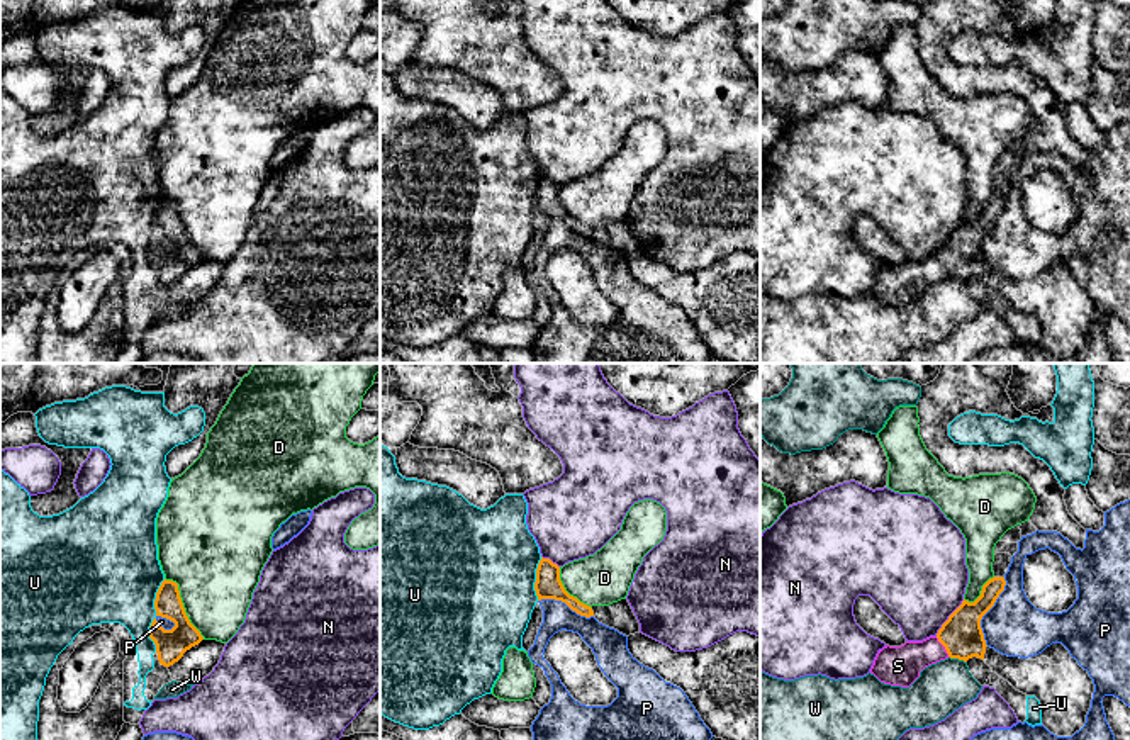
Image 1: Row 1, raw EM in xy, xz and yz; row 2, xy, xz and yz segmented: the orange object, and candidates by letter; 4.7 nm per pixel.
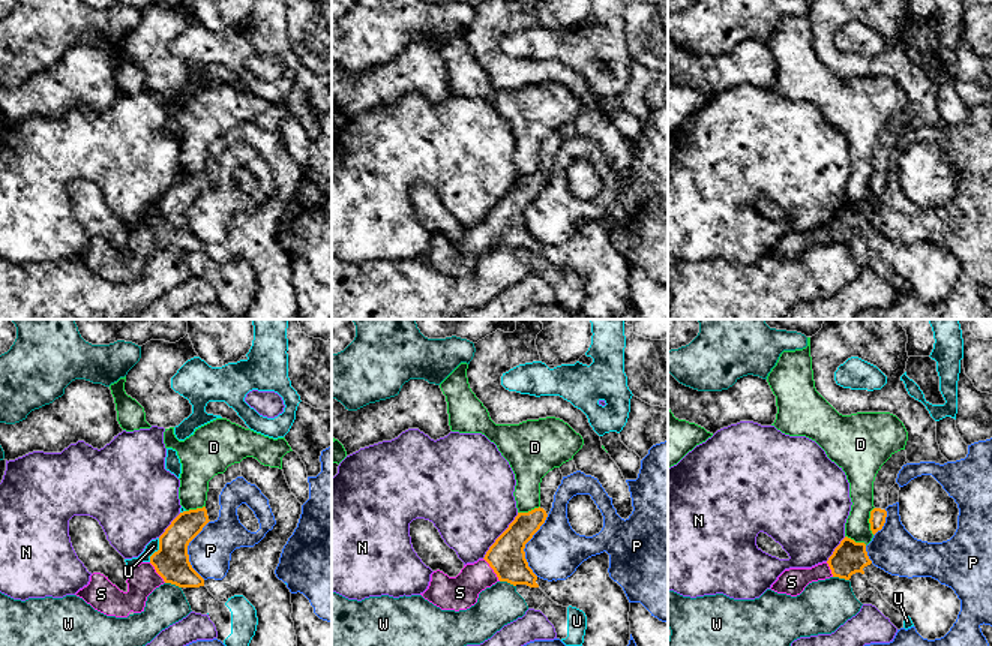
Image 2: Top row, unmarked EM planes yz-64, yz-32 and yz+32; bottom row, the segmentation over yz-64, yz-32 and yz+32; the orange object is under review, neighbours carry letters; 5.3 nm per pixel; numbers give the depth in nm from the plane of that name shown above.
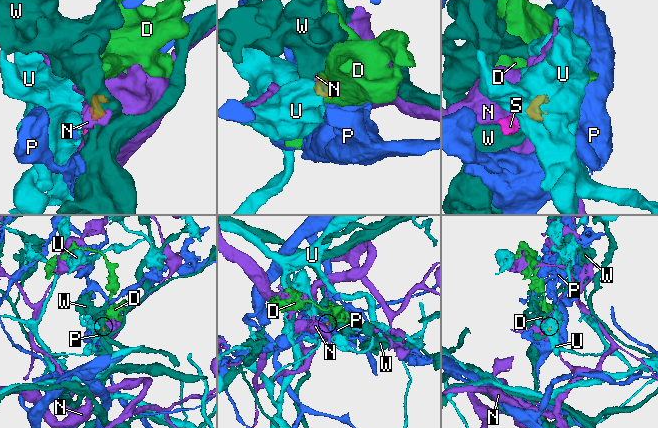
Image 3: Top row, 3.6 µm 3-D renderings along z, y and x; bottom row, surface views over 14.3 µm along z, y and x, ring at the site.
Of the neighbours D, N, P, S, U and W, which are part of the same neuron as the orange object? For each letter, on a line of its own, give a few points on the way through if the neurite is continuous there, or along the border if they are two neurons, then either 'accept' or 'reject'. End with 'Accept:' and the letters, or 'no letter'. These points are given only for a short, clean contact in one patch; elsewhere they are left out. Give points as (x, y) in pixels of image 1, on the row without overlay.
D: border xy (165, 197), (177, 204), (184, 231), (204, 258); reject
N: border yz (964, 219), (935, 255); reject
P: border yz (1005, 197), (1005, 207), (981, 240), (986, 265); reject
S: way yz (962, 257), (944, 265), (918, 274), (898, 285); accept
U: border xy (165, 199), (156, 213), (155, 238), (150, 246), (155, 270); reject
W: border yz (949, 275), (966, 282); reject
Accept: S

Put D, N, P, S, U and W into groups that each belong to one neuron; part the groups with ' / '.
D / N / P / S / U / W

